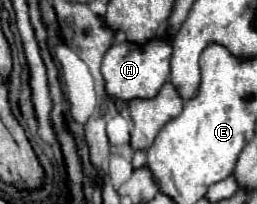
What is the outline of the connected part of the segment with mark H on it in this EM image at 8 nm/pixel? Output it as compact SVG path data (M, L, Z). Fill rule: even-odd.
M156 37L146 45L138 47L134 43L120 43L108 49L102 61L102 75L106 81L106 95L114 101L130 101L130 99L154 99L162 85L170 75L170 57L172 47L164 37Z

